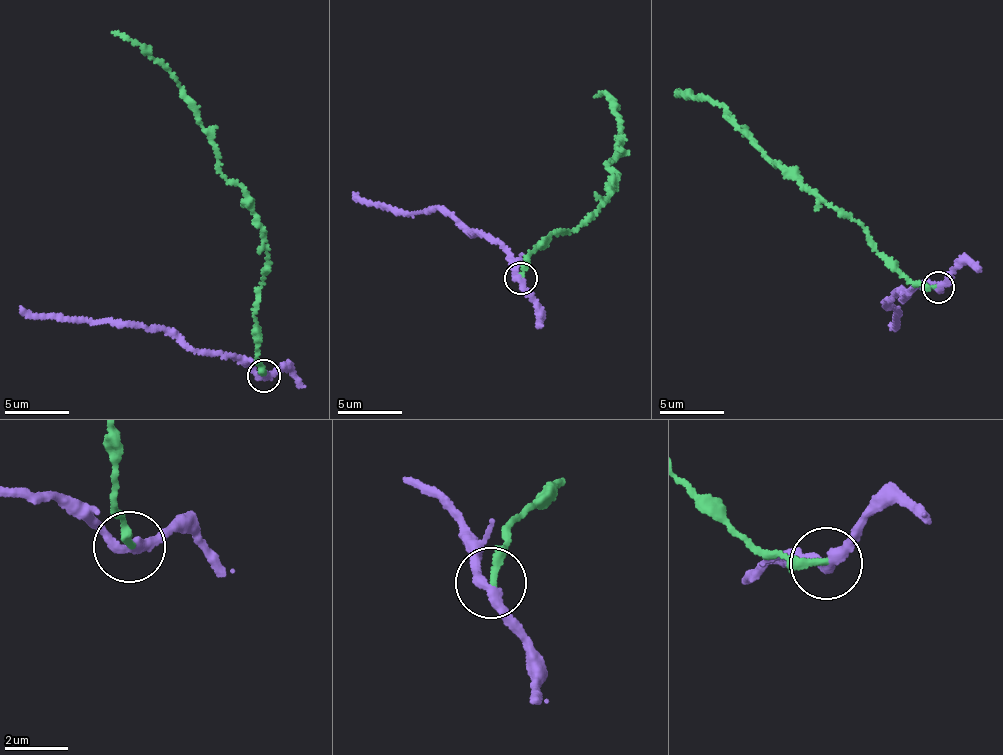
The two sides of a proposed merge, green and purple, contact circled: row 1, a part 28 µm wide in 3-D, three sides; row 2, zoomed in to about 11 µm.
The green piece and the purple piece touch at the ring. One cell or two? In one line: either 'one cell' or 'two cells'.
two cells

